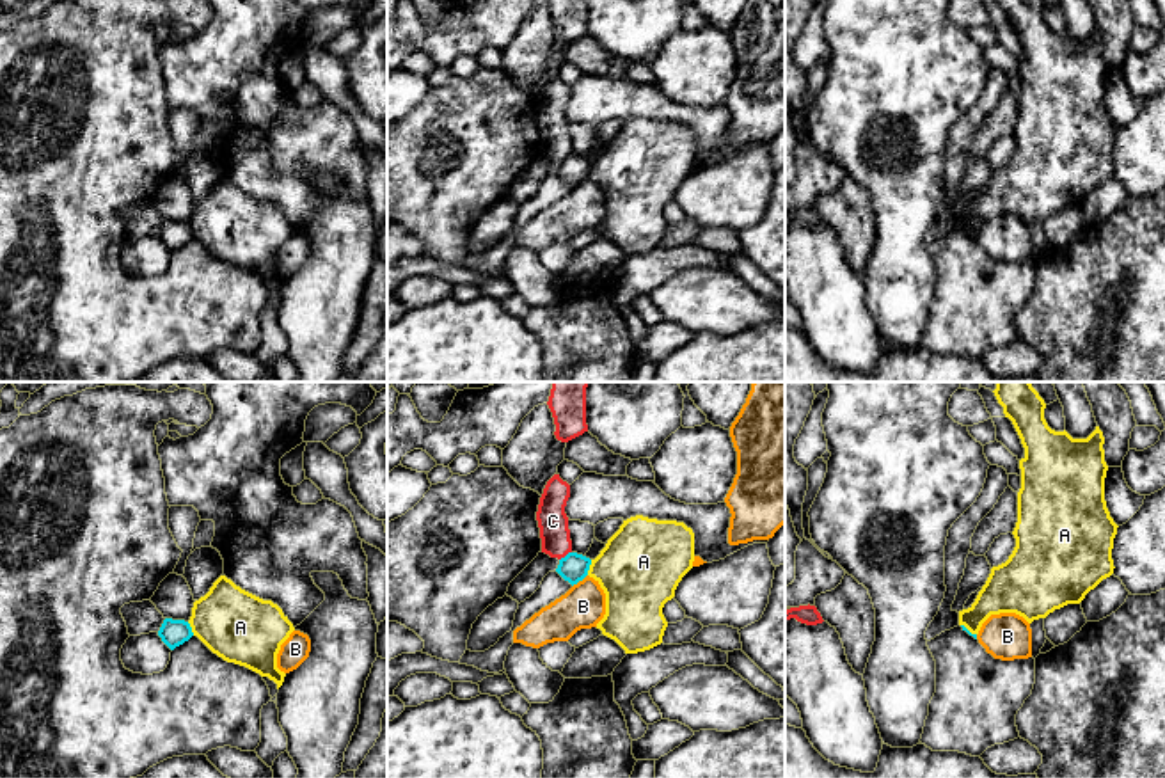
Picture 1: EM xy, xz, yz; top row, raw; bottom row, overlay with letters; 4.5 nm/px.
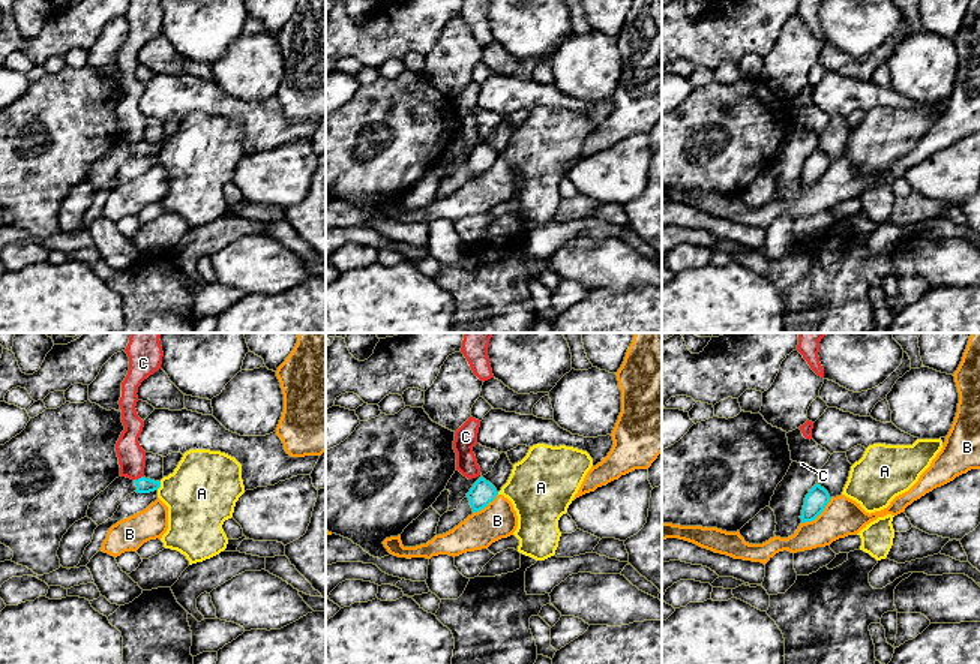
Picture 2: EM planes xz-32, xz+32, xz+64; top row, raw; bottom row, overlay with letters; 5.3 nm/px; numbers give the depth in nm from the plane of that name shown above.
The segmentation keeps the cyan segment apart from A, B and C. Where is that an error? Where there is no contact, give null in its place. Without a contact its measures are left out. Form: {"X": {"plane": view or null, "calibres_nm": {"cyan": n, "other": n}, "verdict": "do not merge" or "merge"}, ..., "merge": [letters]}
{"A": {"plane": "xz", "calibres_nm": {"cyan": 130, "other": 380}, "verdict": "do not merge"}, "B": {"plane": "xz", "calibres_nm": {"cyan": 130, "other": 200}, "verdict": "do not merge"}, "C": {"plane": "xz", "calibres_nm": {"cyan": 130, "other": 140}, "verdict": "do not merge"}, "merge": []}

